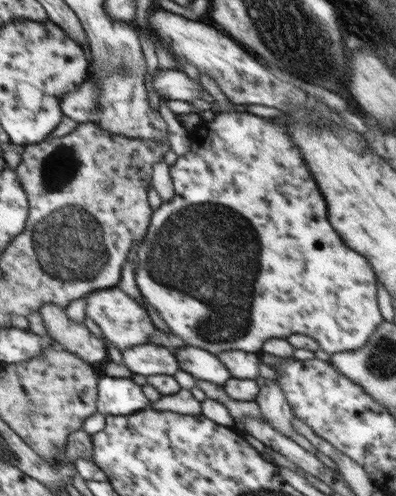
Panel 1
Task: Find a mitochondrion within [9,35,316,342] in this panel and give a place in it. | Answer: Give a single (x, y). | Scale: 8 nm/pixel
(69, 244)

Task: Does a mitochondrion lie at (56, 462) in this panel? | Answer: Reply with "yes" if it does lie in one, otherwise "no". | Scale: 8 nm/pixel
no

